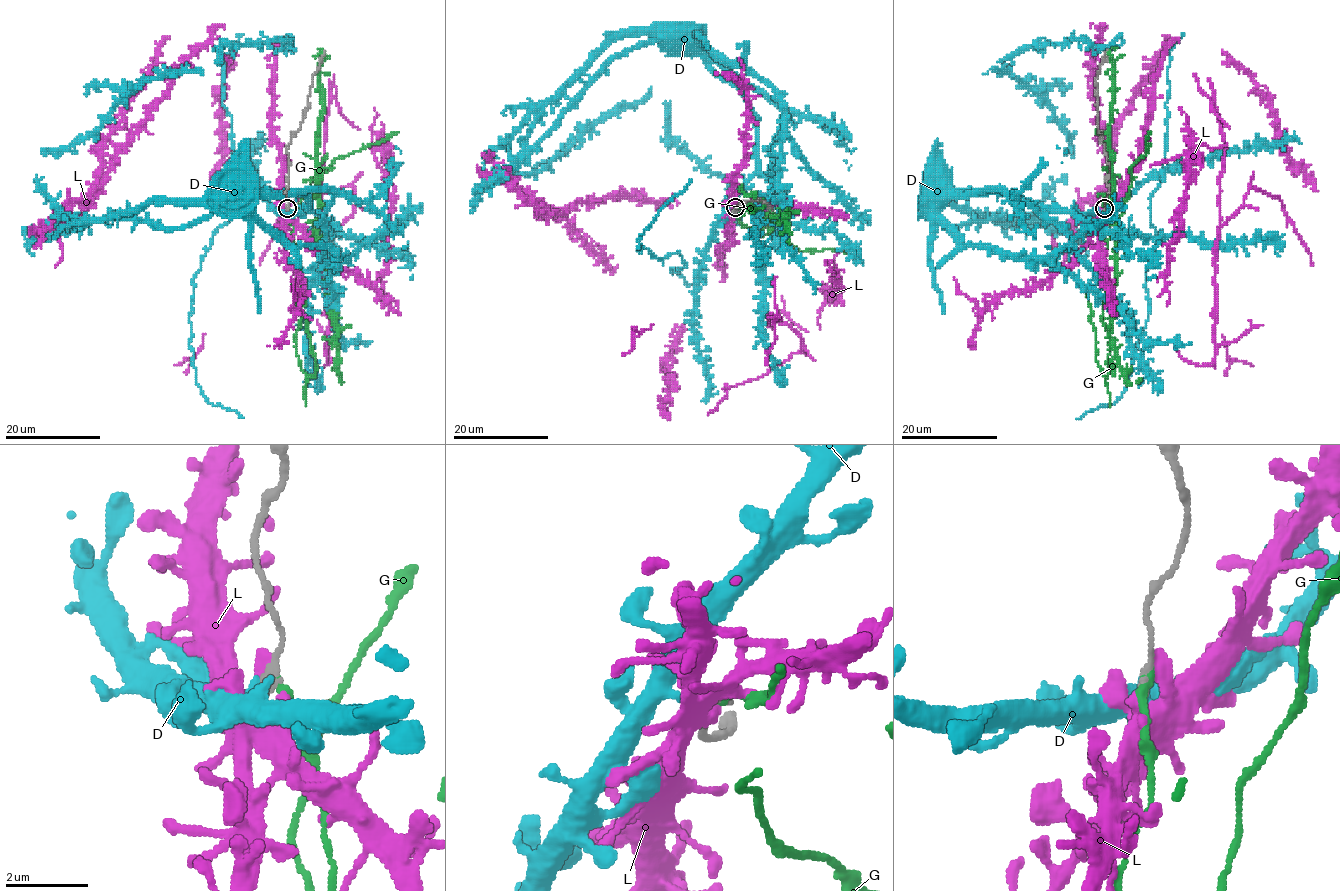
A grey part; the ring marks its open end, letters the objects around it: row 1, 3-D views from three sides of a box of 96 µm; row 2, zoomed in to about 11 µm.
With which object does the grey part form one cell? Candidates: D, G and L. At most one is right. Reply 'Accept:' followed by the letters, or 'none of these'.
Accept: G

